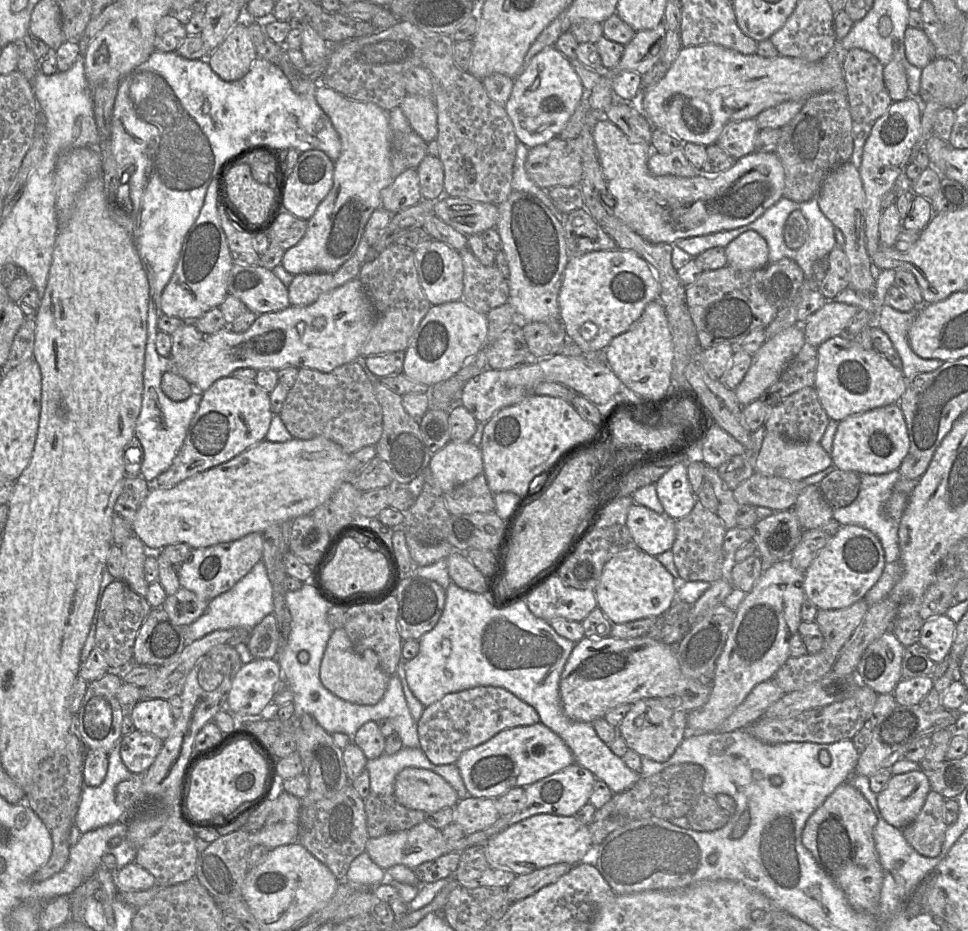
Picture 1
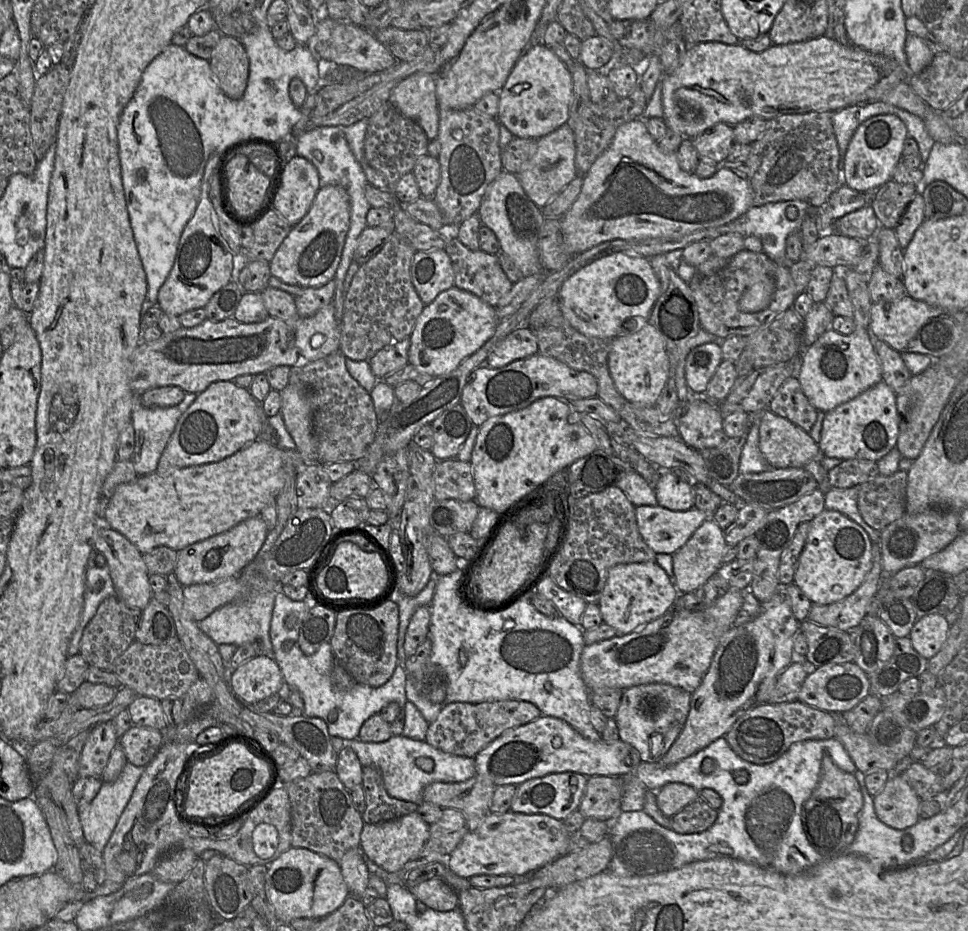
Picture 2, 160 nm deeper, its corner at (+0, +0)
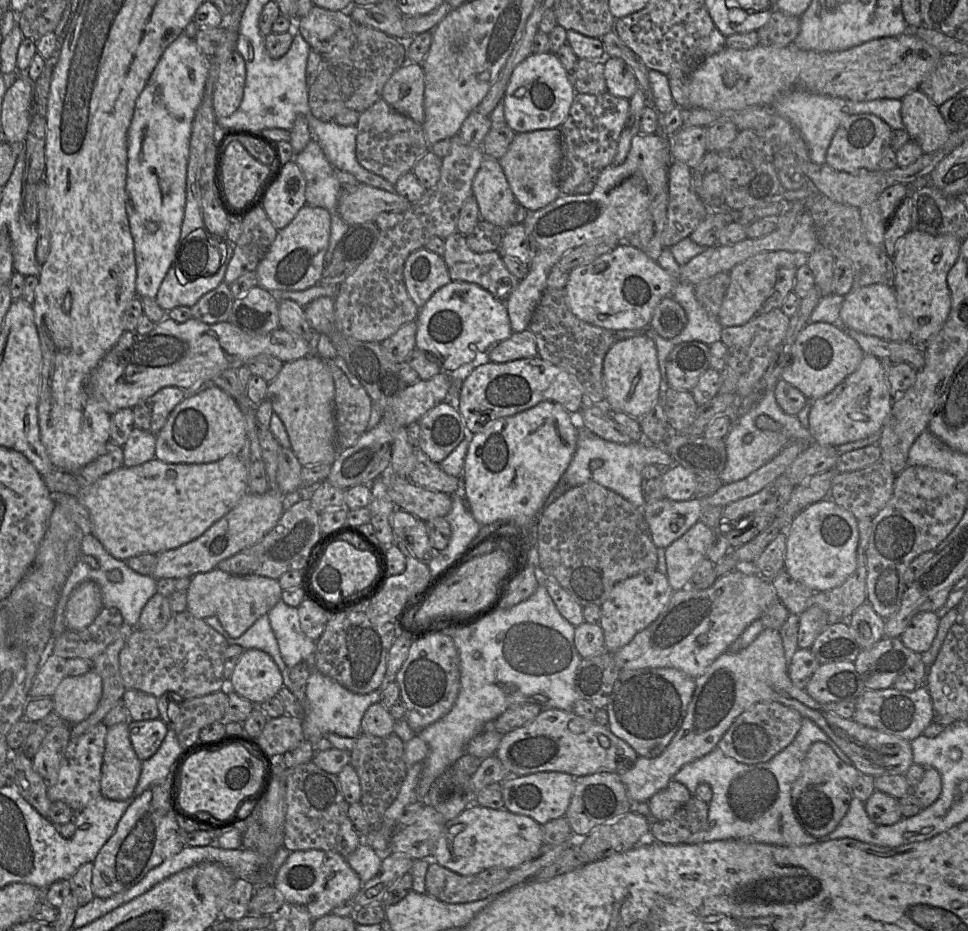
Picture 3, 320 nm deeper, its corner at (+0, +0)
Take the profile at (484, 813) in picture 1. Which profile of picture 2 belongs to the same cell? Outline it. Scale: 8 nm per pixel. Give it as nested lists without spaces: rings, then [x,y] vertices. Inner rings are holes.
[[[443,808],[441,818],[429,829],[430,840],[437,842],[444,856],[453,852],[468,831],[463,814],[453,808]]]

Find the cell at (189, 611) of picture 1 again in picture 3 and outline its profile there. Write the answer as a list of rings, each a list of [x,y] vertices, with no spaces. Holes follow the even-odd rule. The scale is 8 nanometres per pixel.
[[[214,569],[191,578],[191,584],[186,592],[187,611],[203,620],[216,616],[229,636],[237,639],[261,616],[268,614],[281,599],[282,591],[276,579],[257,575],[236,576]]]

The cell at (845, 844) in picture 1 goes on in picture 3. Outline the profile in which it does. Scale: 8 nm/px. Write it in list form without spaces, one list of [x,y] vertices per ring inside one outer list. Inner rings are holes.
[[[826,743],[812,744],[791,789],[794,815],[806,833],[824,838],[837,828],[849,809],[853,787],[860,774],[854,765],[845,764]]]

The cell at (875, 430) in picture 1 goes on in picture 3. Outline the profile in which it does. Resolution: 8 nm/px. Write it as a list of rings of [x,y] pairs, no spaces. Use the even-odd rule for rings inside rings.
[[[865,354],[858,368],[825,397],[811,401],[809,432],[822,446],[833,446],[868,438],[881,429],[890,413],[893,399],[880,360]]]

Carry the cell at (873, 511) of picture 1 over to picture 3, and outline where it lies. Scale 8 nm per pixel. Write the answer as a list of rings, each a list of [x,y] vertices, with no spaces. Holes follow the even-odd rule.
[[[928,429],[924,430],[915,440],[908,452],[908,466],[923,466],[936,469],[951,465],[947,456],[951,455],[951,448],[944,444]]]

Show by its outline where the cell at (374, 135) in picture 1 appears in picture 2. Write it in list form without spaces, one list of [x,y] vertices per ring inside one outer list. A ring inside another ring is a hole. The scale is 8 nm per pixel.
[[[326,185],[316,194],[308,213],[295,226],[270,261],[271,275],[302,288],[321,287],[334,279],[350,228],[350,200],[338,185]]]

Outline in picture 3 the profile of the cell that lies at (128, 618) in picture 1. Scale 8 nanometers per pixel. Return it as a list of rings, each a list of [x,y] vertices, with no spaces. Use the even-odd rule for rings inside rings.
[[[123,623],[117,638],[91,661],[92,668],[102,678],[102,696],[96,710],[86,720],[71,726],[71,738],[76,738],[103,722],[115,703],[122,699],[126,688],[120,671],[120,653],[134,630],[134,627]]]

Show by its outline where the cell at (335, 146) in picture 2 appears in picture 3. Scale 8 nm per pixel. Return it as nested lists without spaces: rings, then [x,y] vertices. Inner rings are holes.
[[[312,138],[307,146],[292,161],[301,169],[305,181],[306,205],[325,208],[331,215],[331,232],[325,264],[333,255],[334,249],[346,233],[349,225],[338,213],[338,200],[342,192],[335,169],[328,161],[317,140]]]

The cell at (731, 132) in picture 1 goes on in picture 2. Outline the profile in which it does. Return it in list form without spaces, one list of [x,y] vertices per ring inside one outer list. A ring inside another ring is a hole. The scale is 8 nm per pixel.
[[[717,123],[692,138],[692,143],[699,160],[722,164],[734,144],[733,128],[725,123]]]

